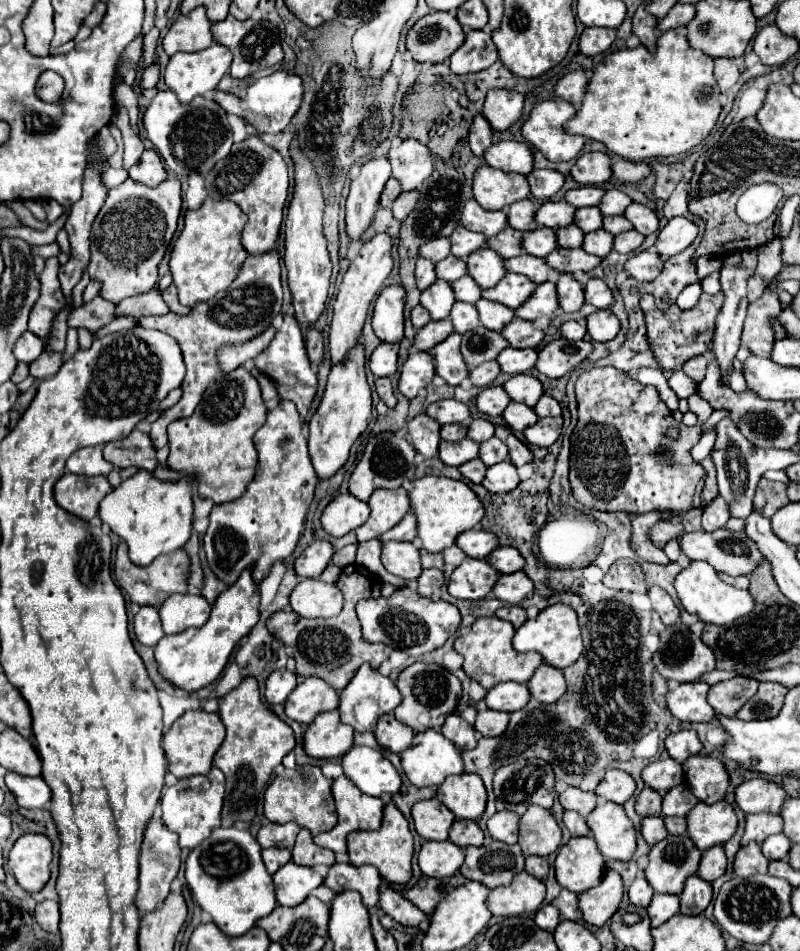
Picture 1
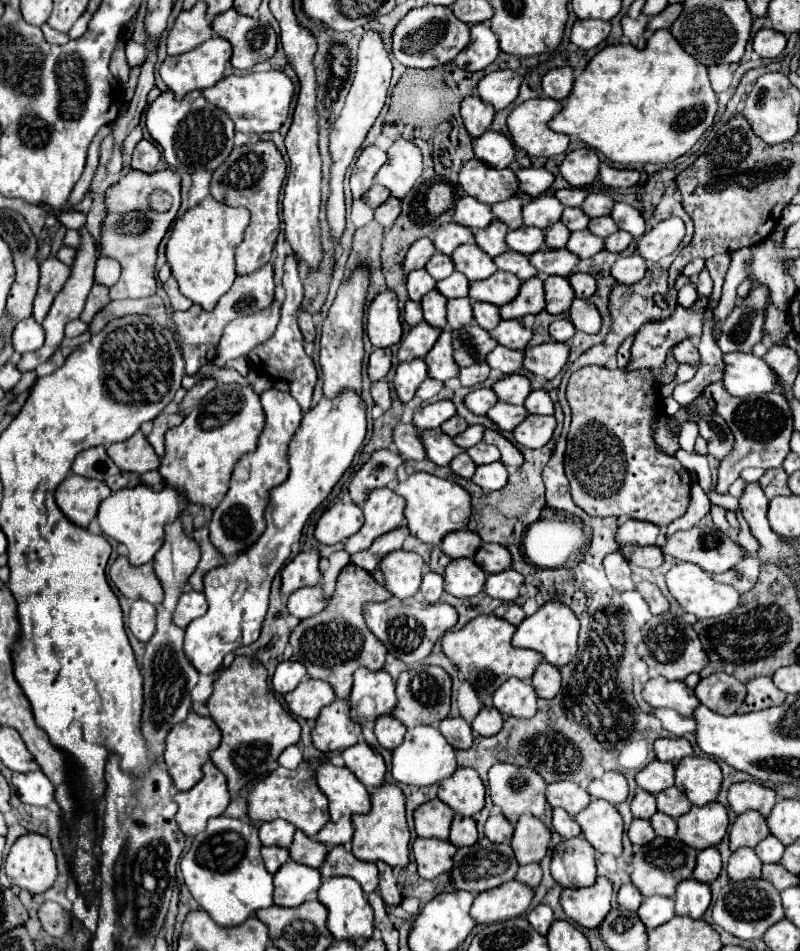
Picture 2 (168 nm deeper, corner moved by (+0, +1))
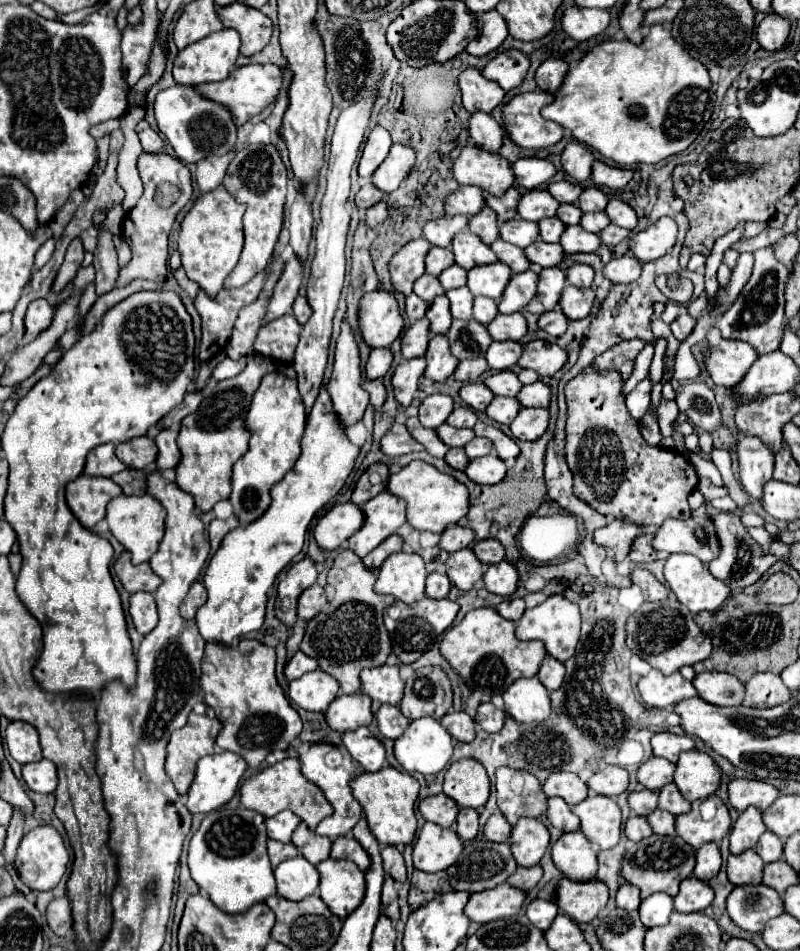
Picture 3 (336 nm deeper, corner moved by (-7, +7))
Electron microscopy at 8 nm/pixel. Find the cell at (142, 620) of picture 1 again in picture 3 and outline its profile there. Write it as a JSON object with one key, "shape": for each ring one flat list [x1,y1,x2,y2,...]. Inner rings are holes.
{"shape":[[141,591,141,593,131,595,129,613,131,613,135,629,141,635,147,635,157,625,157,605,155,605,155,599,151,593]]}

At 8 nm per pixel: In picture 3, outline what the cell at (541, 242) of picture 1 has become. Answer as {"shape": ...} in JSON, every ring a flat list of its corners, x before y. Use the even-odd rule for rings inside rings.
{"shape":[[515,217,507,223,503,223,499,227,501,231,501,239,507,241,507,243,513,243,521,249,525,249,527,245,535,243,535,239,539,239,539,225,537,223,531,223,531,221,525,221,521,217]]}

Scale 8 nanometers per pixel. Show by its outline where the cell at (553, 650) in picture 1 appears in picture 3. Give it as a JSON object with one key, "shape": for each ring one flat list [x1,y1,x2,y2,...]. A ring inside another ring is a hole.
{"shape":[[563,595,547,597,545,603,533,607,533,609,527,609,523,613,523,617,517,621,517,637,521,641,531,641,531,639,543,641,547,653,561,663,565,663,569,657,573,657,575,647,579,643,579,631,581,631,579,607,575,603,571,603,569,599,565,599]]}

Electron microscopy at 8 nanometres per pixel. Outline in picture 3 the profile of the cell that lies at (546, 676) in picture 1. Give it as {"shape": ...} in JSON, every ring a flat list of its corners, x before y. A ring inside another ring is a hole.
{"shape":[[545,657,541,663,541,669,537,673,539,681,545,685,547,691,555,691,561,687,565,677,565,665,553,657]]}

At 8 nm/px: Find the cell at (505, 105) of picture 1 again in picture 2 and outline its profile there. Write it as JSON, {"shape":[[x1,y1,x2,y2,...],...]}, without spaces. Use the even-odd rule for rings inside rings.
{"shape":[[500,69,500,71,492,71,492,73,484,75,478,81,476,89,478,89,480,99,484,99,486,103,492,103,494,109,500,111,516,99,520,81,522,81,522,77,516,71]]}

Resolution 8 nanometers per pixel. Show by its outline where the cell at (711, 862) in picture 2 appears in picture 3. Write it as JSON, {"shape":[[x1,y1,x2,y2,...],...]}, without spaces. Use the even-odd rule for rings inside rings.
{"shape":[[707,843,697,851,697,865,693,875,697,879,709,881,711,877,715,877,721,869,721,853,719,853,719,845,717,843]]}

